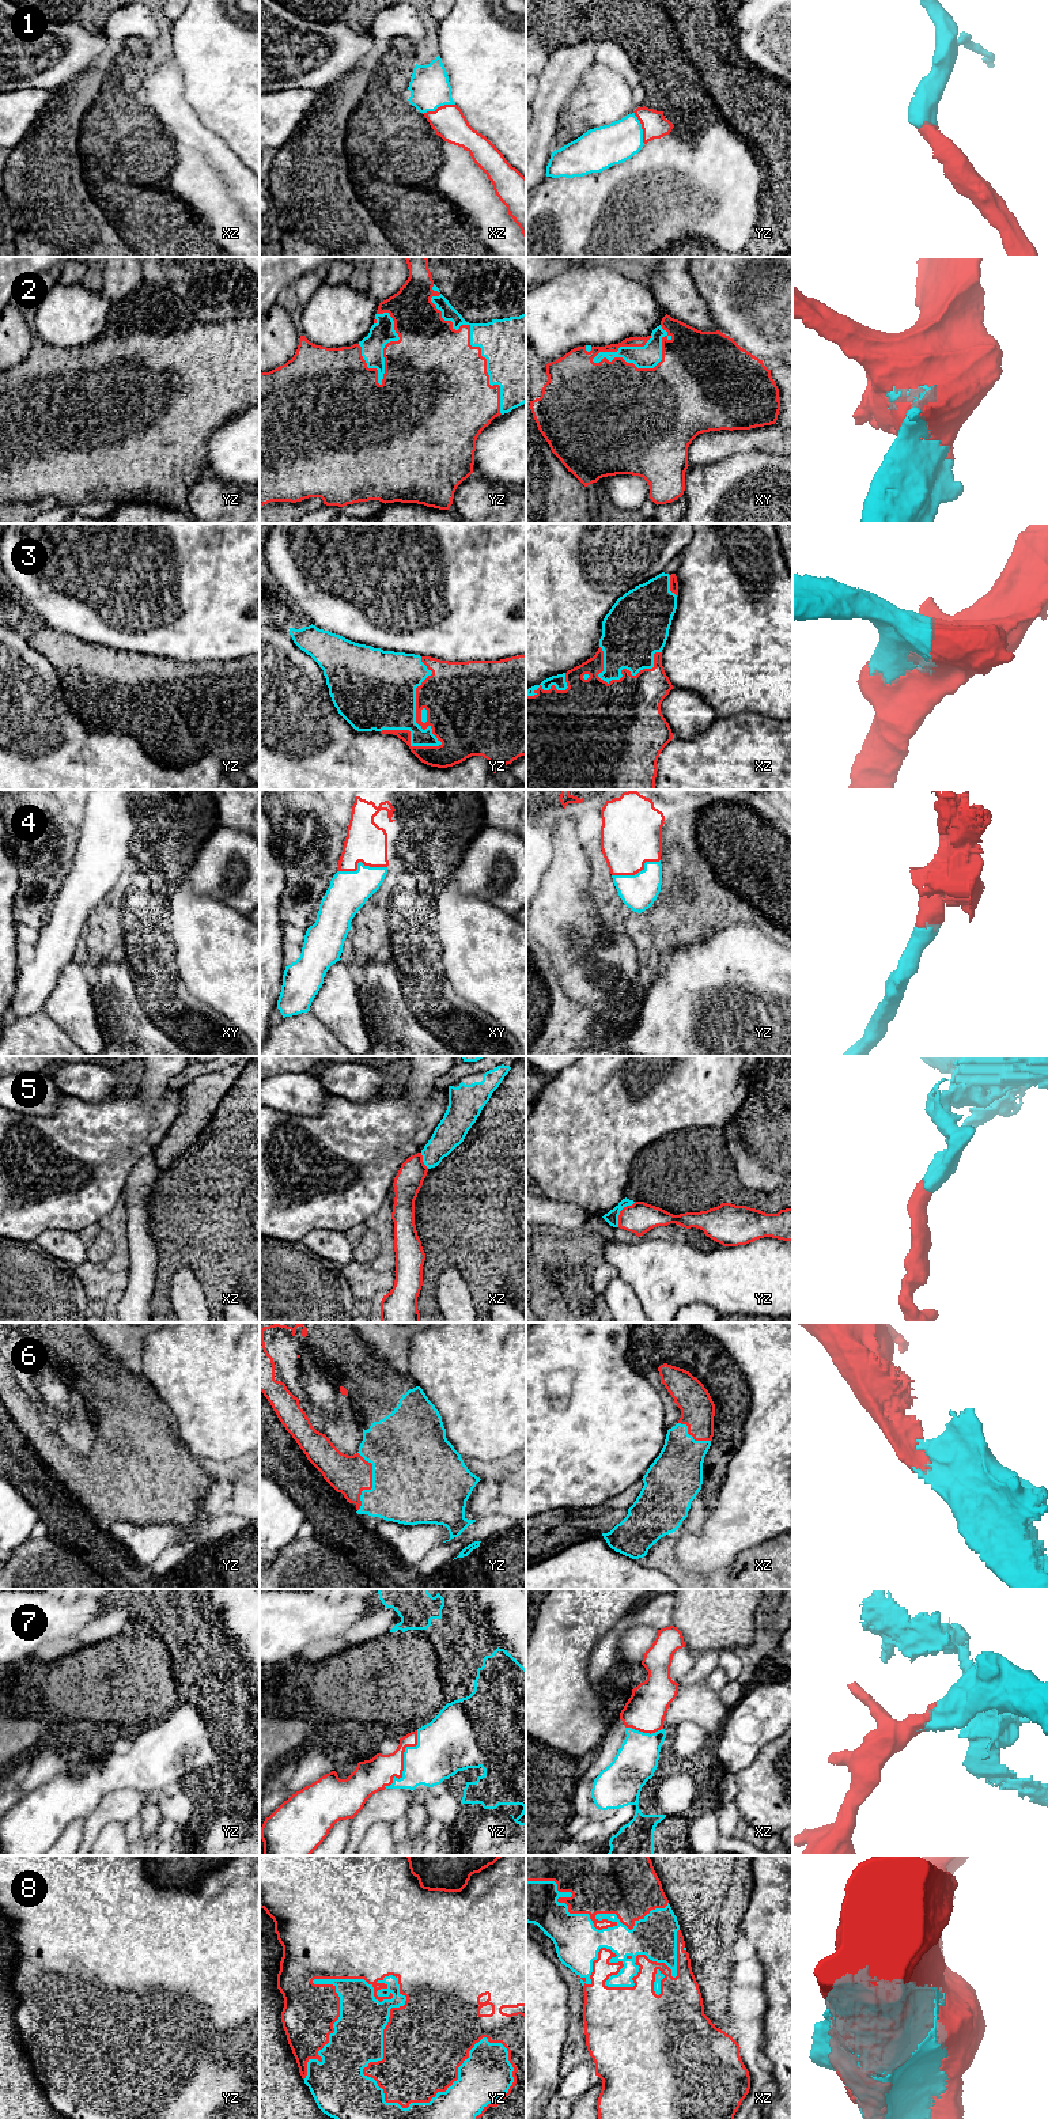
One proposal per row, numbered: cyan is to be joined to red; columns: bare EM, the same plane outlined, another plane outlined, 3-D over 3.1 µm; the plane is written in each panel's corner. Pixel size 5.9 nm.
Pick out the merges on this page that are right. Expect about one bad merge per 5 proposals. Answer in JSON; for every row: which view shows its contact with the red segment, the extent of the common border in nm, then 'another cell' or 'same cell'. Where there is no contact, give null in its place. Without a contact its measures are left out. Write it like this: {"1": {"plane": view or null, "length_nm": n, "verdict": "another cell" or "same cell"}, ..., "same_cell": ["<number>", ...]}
{"1": {"plane": "xz", "length_nm": 200, "verdict": "same cell"}, "2": {"plane": "xy", "length_nm": 500, "verdict": "same cell"}, "3": {"plane": "yz", "length_nm": 550, "verdict": "same cell"}, "4": {"plane": "xy", "length_nm": 280, "verdict": "same cell"}, "5": {"plane": "yz", "length_nm": 190, "verdict": "another cell"}, "6": {"plane": "yz", "length_nm": 360, "verdict": "same cell"}, "7": {"plane": "yz", "length_nm": 400, "verdict": "same cell"}, "8": {"plane": "yz", "length_nm": 1300, "verdict": "same cell"}, "same_cell": ["1", "2", "3", "4", "6", "7", "8"]}

